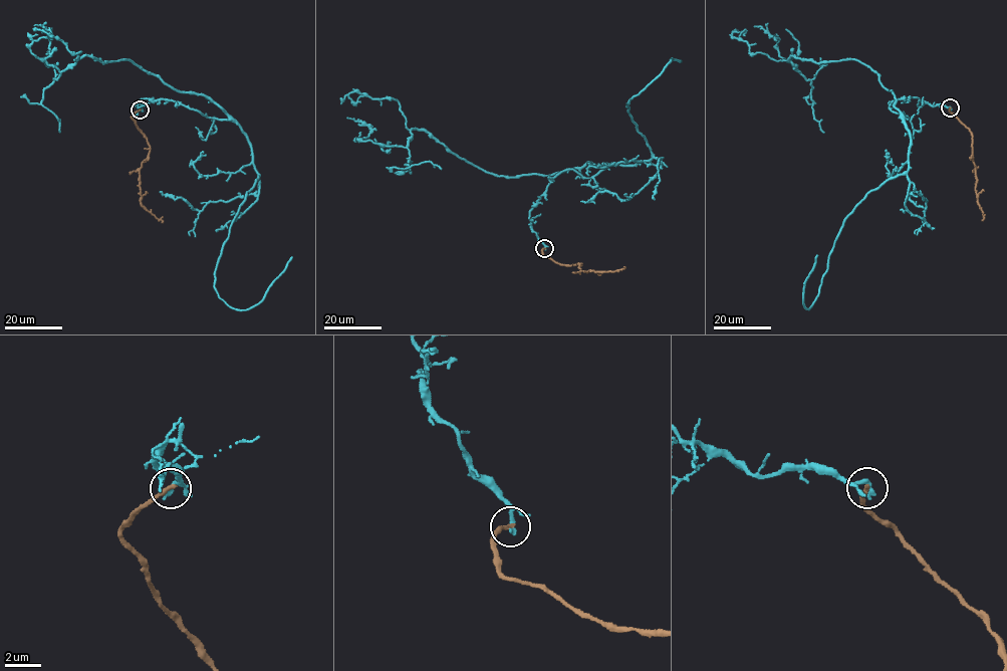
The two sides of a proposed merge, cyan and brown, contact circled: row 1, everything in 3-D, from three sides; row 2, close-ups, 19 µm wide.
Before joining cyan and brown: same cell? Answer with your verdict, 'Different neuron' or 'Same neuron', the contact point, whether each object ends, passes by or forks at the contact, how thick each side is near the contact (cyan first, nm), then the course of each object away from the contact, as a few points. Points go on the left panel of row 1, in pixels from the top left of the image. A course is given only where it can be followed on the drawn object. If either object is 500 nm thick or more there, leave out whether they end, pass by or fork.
Different neuron. Place: (140, 109). At the ring cyan ends. At the ring brown ends. Thickness 280 nm (cyan) against 240 nm. Course of cyan: (140, 109), (169, 99), (230, 121), (129, 59), (83, 55), (59, 71), (31, 51), (48, 36), (34, 25). Course of brown: (139, 109), (132, 118), (149, 147), (147, 159), (139, 169), (141, 204), (161, 222)

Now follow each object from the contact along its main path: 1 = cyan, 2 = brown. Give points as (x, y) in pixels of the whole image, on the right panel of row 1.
1: (950, 107), (893, 100), (904, 119), (870, 68), (790, 55), (799, 71), (754, 26)
2: (950, 107), (972, 137), (975, 192), (984, 217), (982, 220)

